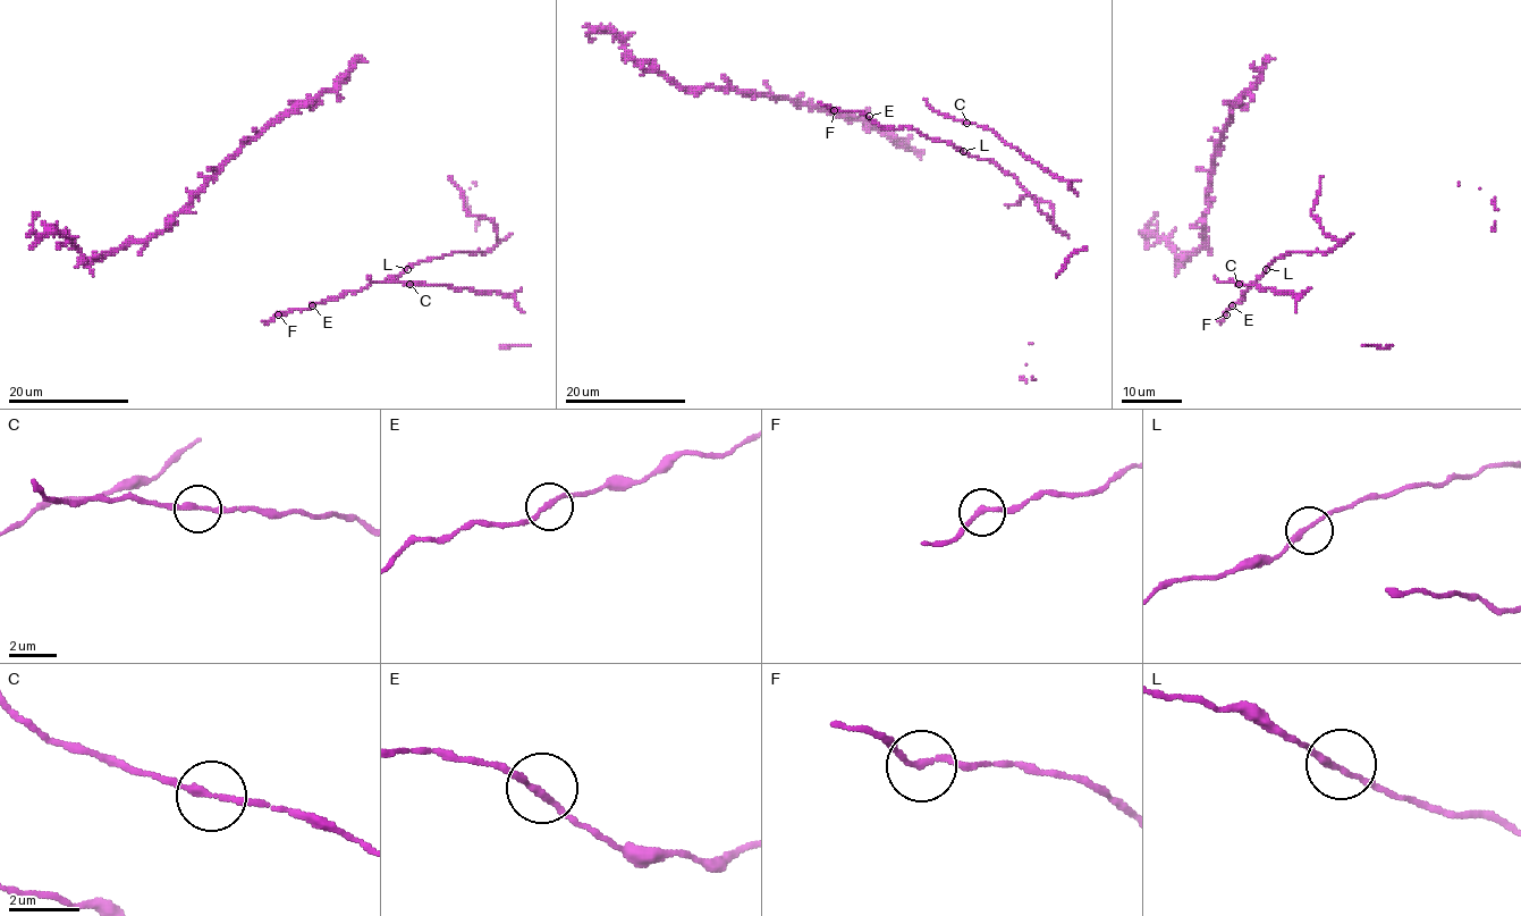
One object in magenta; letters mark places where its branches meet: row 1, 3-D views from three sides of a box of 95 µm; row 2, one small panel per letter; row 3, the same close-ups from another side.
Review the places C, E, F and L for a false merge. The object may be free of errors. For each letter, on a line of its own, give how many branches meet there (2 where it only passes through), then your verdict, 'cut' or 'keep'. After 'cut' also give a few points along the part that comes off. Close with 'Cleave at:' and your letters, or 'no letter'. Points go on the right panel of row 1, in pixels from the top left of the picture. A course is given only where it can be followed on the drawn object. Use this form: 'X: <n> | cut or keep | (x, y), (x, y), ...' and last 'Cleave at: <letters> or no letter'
C: 2 | keep
E: 2 | keep
F: 2 | keep
L: 2 | keep
Cleave at: no letter

